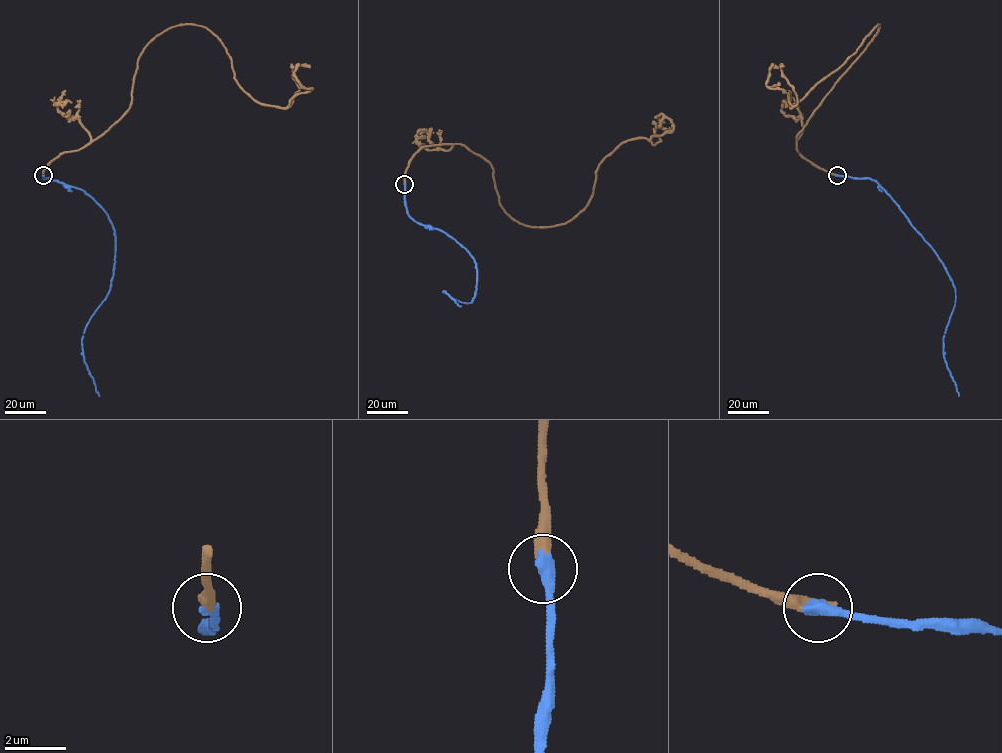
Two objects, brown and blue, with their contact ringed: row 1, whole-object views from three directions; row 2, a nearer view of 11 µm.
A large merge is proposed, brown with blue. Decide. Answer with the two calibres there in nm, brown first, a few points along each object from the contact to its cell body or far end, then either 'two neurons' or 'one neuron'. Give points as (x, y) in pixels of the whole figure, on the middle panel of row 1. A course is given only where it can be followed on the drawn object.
calibres 340 and 440 nm; course brown (404, 184), (422, 147), (463, 144), (491, 165), (512, 218), (563, 224), (615, 149), (673, 129), (660, 120); course blue (404, 184), (411, 217), (444, 232), (473, 258), (477, 279), (472, 302), (458, 301), (443, 291), (460, 306); one neuron

